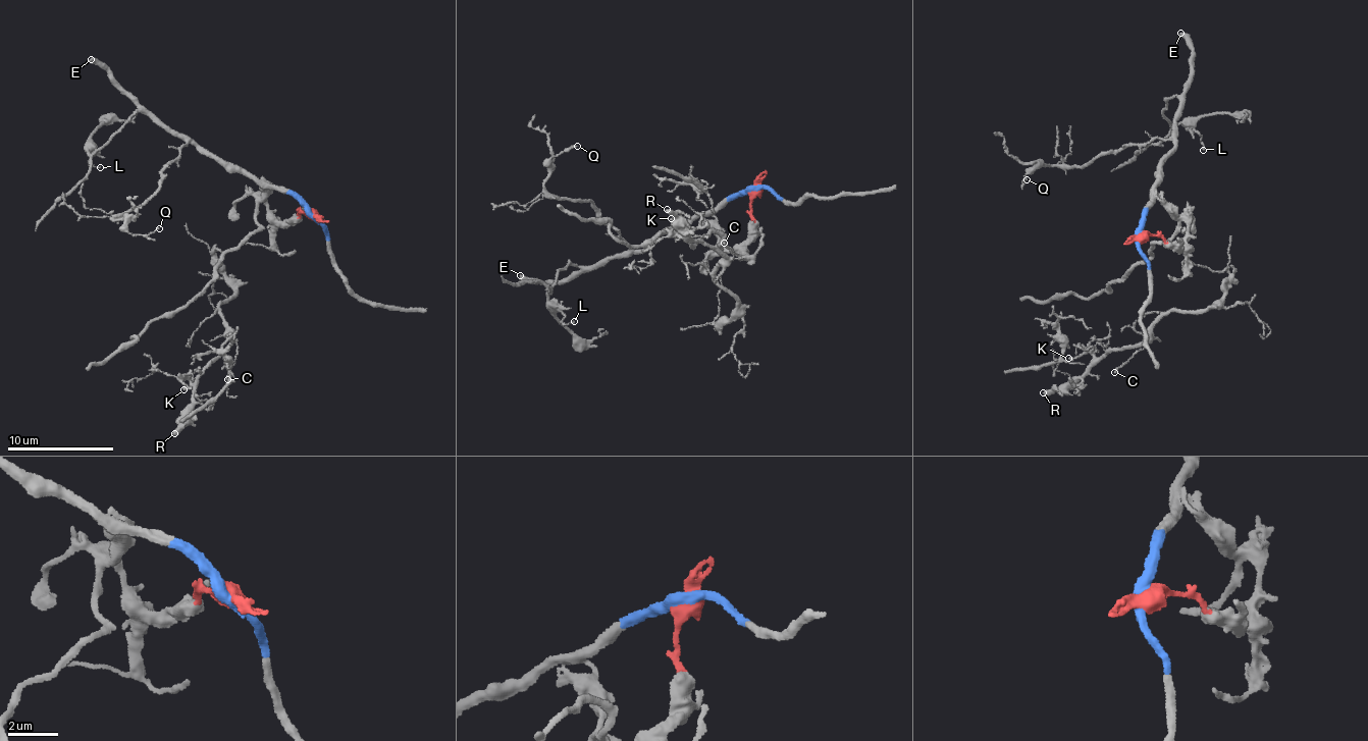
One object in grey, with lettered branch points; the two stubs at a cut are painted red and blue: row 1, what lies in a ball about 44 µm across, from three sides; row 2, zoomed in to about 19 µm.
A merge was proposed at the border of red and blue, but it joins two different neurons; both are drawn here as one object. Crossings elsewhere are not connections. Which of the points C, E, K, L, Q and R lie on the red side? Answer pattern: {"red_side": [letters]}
{"red_side": ["C", "K", "R"]}

